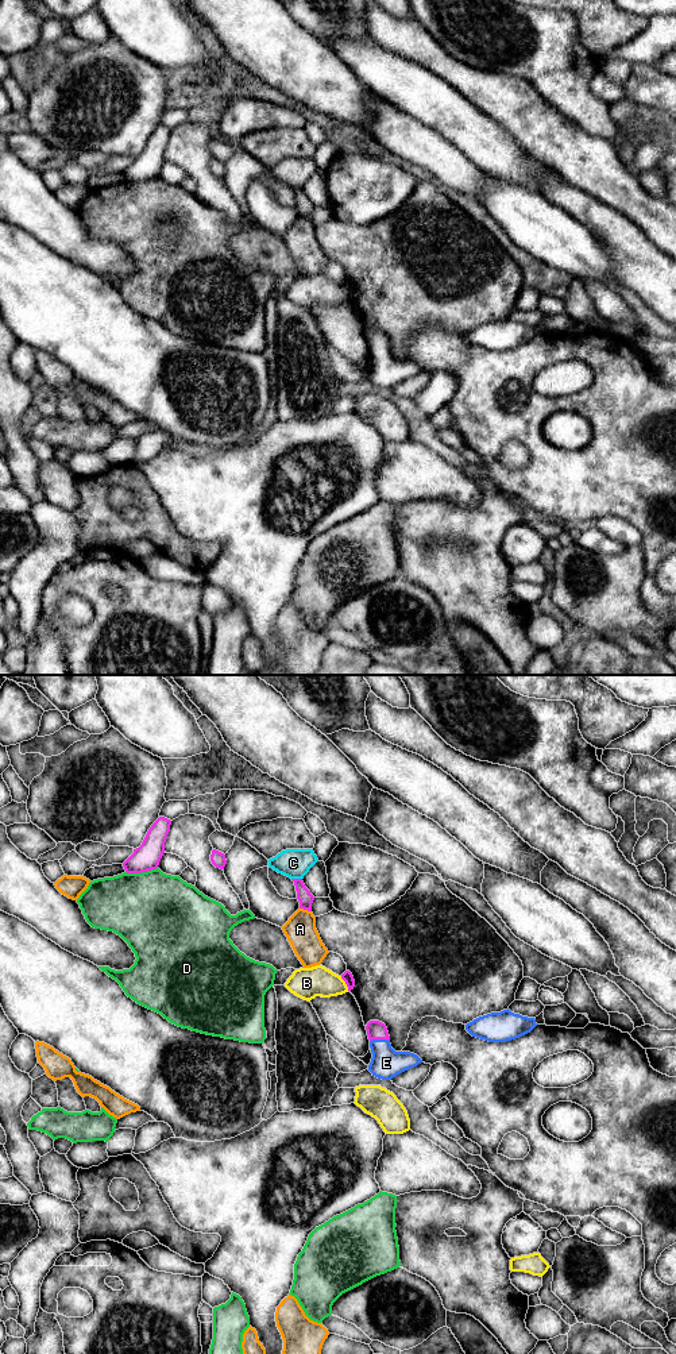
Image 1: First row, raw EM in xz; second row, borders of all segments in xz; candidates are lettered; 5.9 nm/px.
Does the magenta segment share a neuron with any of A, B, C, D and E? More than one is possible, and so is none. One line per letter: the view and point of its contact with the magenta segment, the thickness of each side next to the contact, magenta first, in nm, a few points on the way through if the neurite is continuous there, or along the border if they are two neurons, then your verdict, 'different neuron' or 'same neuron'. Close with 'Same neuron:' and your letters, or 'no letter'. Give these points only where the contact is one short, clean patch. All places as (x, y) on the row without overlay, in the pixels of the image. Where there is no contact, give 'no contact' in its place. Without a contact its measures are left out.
A: meets magenta in xz at (305, 218); 90 nm thick on the magenta side, 180 nm on the other; different neuron
B: meets magenta in xz at (346, 292); 70 nm thick on the magenta side, 190 nm on the other; different neuron
C: meets magenta in xz at (297, 188); 90 nm thick on the magenta side, 180 nm on the other; different neuron
D: meets magenta in xz at (141, 181); 160 nm thick on the magenta side, 480 nm on the other; different neuron
E: meets magenta in xz at (379, 347); 110 nm thick on the magenta side, 180 nm on the other; runs through xz (375, 339), (379, 347), (386, 371); same neuron
Same neuron: E

